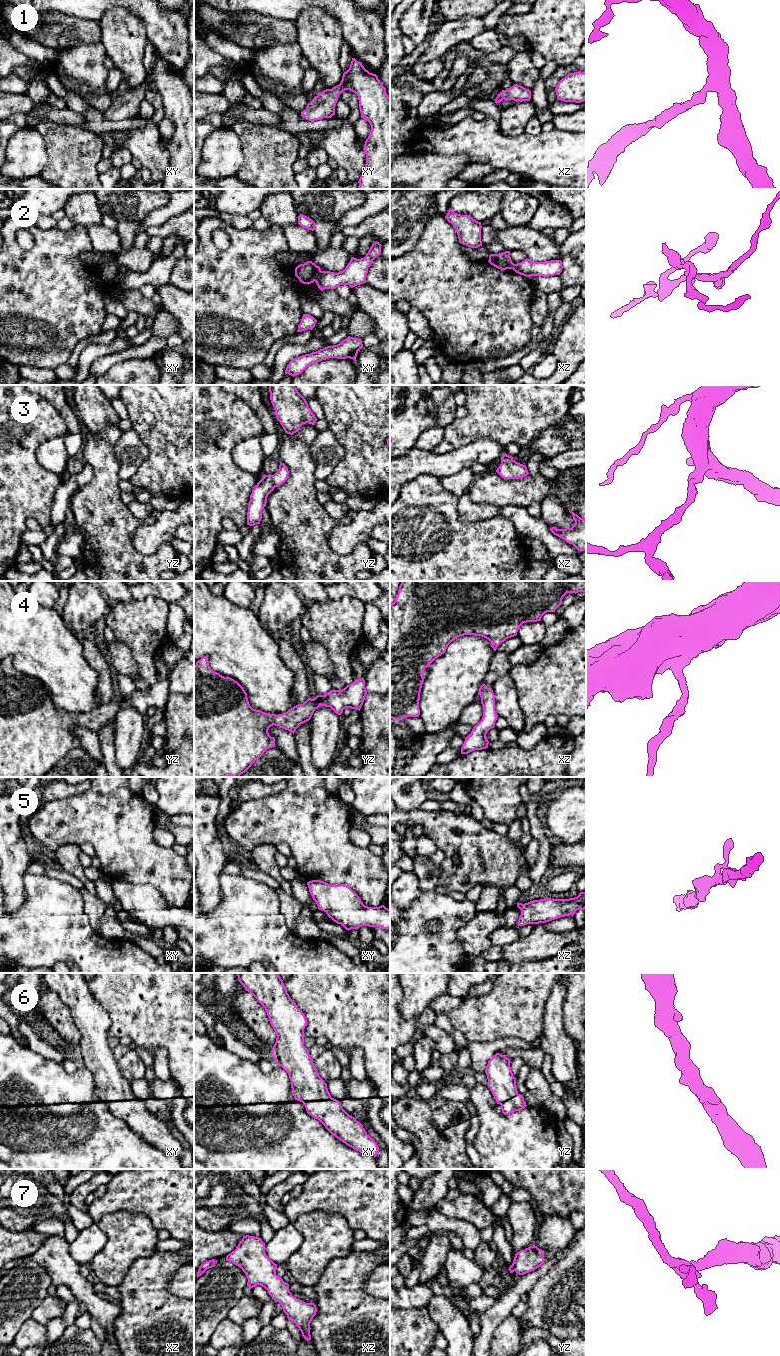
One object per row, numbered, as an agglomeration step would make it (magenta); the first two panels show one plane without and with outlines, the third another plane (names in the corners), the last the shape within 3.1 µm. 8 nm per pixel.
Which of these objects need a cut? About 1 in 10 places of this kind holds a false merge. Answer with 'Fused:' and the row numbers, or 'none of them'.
Fused: 2

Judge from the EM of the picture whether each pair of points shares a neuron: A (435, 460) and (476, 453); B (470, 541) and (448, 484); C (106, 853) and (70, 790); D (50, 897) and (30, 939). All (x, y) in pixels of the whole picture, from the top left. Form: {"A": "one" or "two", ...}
{"A": "one", "B": "two", "C": "two", "D": "one"}

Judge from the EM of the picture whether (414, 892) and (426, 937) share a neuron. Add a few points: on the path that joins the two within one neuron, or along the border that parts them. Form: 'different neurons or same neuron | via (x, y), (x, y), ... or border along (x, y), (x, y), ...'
different neurons | border along (423, 892), (409, 906), (400, 908)

